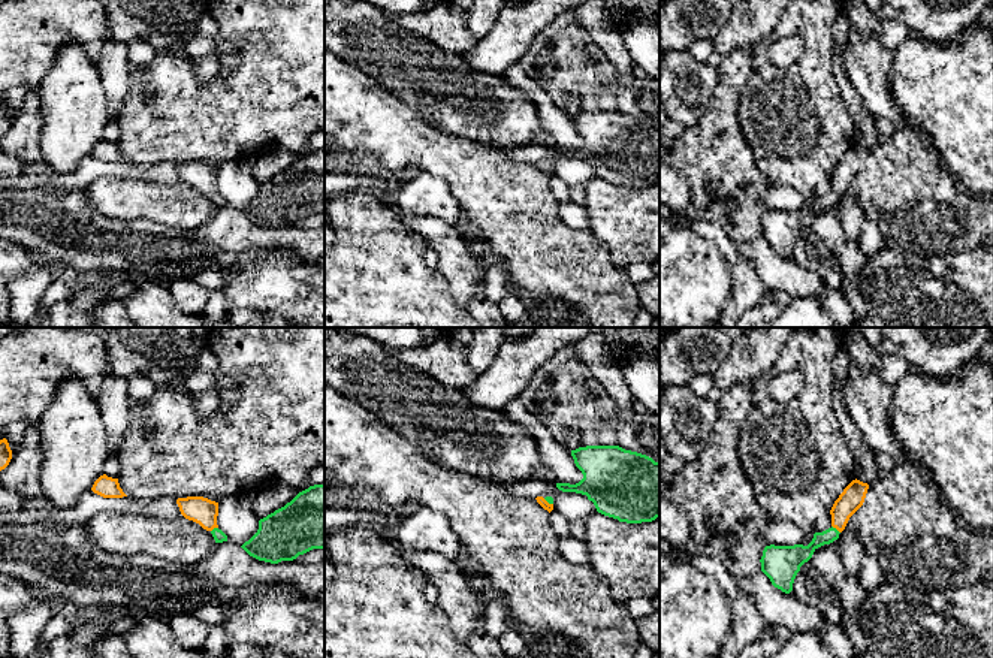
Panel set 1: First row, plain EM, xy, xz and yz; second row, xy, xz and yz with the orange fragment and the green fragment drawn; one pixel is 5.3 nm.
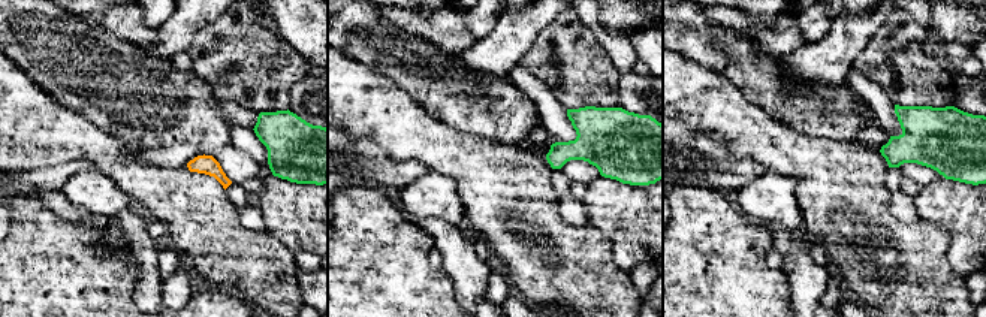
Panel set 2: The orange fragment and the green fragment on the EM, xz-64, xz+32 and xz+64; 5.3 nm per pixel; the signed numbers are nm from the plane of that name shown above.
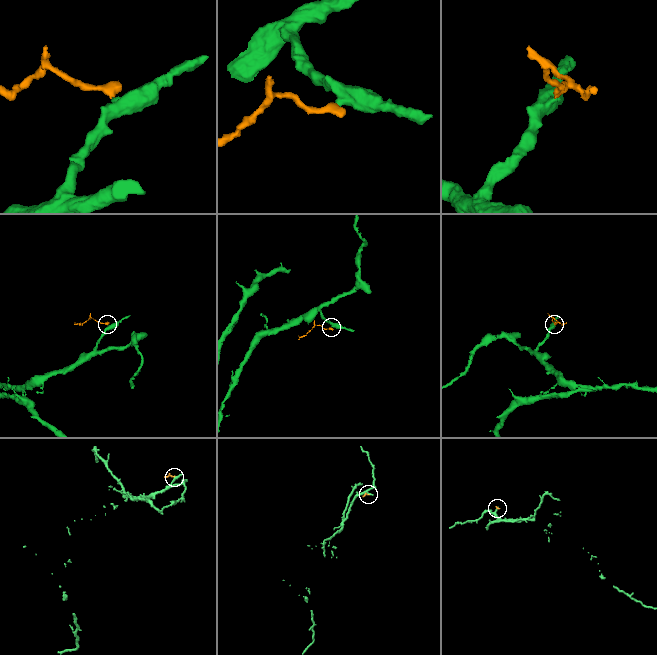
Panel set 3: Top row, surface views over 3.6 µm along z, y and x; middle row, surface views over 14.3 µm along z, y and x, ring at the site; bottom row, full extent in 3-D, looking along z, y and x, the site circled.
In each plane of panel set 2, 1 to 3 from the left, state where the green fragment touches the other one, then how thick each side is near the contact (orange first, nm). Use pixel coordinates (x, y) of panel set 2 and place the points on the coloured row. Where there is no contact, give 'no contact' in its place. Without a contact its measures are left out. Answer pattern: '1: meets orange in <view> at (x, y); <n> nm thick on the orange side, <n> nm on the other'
1: no contact
2: no contact
3: no contact

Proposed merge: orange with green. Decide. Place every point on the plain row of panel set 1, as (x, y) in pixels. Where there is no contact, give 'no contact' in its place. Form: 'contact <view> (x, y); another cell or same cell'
contact yz (836, 193); same cell

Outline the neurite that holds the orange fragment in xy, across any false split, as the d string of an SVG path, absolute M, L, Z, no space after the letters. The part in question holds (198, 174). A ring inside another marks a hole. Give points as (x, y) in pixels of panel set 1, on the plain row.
M187 162L178 163L176 169L181 179L209 196L215 208L227 206L227 200L217 190L218 167L203 162Z

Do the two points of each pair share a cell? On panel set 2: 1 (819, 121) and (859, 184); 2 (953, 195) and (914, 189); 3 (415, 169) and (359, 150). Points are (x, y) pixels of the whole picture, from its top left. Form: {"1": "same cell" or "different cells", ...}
{"1": "different cells", "2": "different cells", "3": "same cell"}

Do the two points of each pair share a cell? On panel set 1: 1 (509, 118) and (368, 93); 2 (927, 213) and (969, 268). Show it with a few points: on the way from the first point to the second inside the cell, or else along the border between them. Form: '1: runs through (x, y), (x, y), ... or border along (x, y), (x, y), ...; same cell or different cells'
1: border along (373, 78), (394, 91), (428, 121); different cells
2: border along (977, 247), (968, 251), (924, 256); different cells

